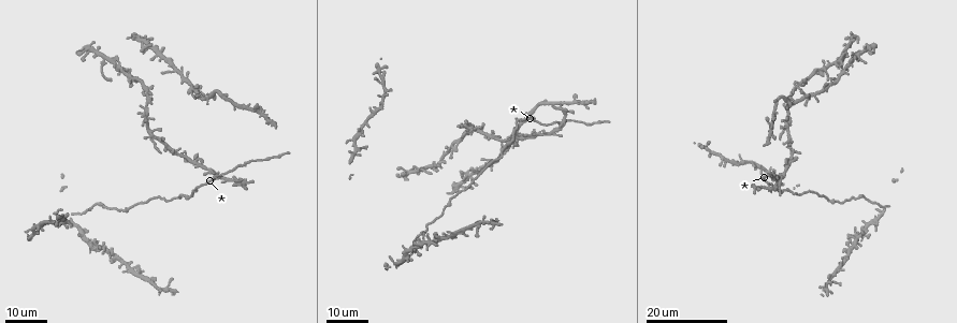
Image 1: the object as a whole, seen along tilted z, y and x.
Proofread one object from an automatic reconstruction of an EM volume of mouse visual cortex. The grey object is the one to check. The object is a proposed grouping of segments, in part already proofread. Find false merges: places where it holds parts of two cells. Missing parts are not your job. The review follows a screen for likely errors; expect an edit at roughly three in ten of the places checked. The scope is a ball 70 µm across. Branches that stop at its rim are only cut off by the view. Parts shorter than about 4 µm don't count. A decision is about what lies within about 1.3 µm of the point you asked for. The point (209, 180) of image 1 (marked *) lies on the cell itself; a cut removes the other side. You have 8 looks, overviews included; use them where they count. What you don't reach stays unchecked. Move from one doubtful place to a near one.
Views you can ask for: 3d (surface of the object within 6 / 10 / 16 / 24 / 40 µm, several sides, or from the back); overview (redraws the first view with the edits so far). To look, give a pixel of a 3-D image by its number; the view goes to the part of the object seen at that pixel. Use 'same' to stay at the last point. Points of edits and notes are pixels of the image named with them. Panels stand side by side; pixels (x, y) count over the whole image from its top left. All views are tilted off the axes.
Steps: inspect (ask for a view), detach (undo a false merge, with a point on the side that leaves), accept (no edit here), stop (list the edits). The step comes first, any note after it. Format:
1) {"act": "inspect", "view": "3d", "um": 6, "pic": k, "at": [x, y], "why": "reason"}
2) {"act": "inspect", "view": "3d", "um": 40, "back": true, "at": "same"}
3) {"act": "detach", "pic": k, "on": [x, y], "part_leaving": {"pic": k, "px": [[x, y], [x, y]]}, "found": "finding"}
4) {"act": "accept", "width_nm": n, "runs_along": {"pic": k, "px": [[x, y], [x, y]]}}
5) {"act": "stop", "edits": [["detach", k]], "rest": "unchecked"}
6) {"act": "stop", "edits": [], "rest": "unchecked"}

{"act": "inspect", "view": "3d", "um": 24, "pic": 1, "at": [510, 140]}

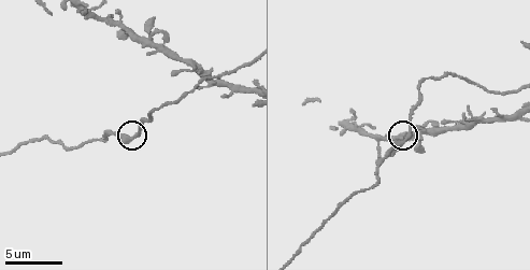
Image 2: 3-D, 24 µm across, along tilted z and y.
{"act": "inspect", "view": "3d", "um": 6, "pic": 2, "at": [409, 136]}

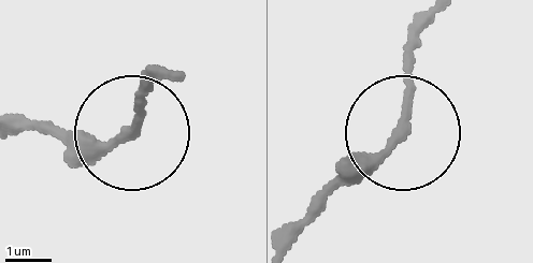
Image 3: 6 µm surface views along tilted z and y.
{"act": "accept", "runs_along": {"pic": 3, "px": [[161, 82], [133, 128], [102, 142], [24, 132]]}, "found": "one cell here"}

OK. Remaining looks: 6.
{"act": "inspect", "view": "3d", "um": 16, "pic": 1, "at": [235, 181], "why": "four-way junction"}

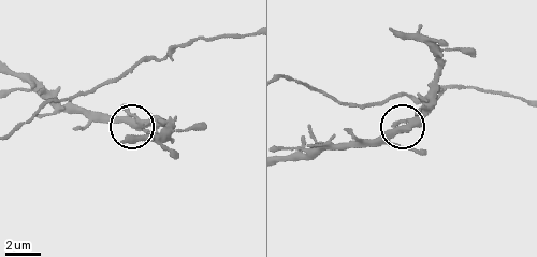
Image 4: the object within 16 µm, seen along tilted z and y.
{"act": "inspect", "view": "3d", "um": 10, "pic": 4, "at": [399, 131]}

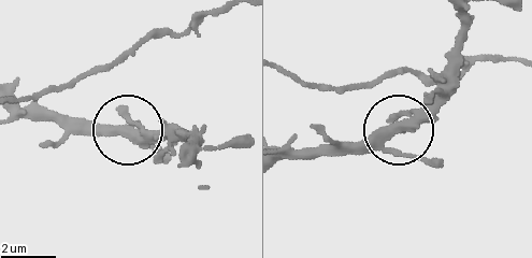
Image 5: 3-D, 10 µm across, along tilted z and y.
{"act": "inspect", "view": "3d", "um": 10, "back": true, "pic": 5, "at": [398, 128]}

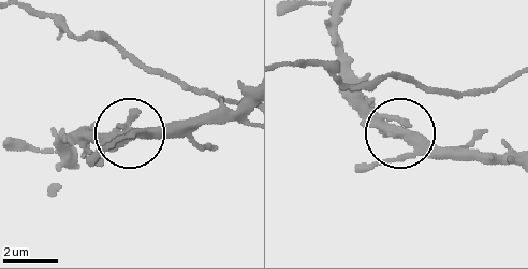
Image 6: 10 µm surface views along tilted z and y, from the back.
{"act": "accept", "side_arm_um": 8, "found": "one cell here"}

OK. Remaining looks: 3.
{"act": "inspect", "view": "3d", "um": 24, "pic": 1, "at": [800, 82]}

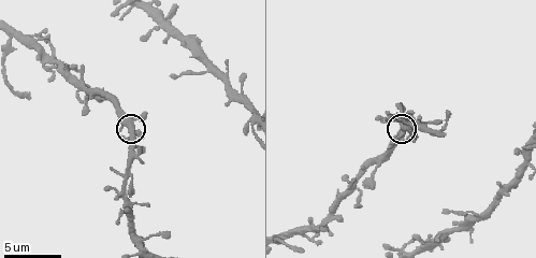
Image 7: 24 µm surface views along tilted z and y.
{"act": "inspect", "view": "3d", "um": 6, "pic": 7, "at": [134, 136], "why": "zoom in"}

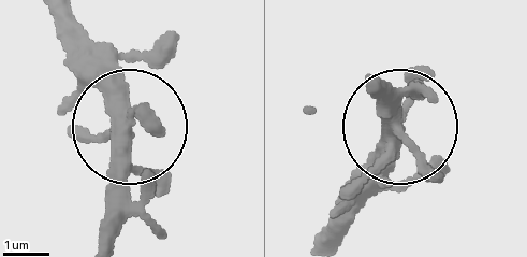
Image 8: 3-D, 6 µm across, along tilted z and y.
{"act": "accept", "width_nm": 340, "found": "one cell here"}

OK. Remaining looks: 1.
{"act": "inspect", "view": "3d", "um": 16, "pic": 7, "at": [13, 33], "why": "two arms in line, one across"}

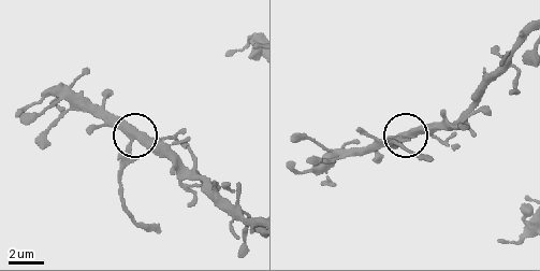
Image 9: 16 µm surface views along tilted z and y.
{"act": "detach", "pic": 9, "on": [122, 172], "width_nm": 380, "part_leaving": {"pic": 9, "px": [[130, 150], [121, 179], [127, 210], [159, 230]]}, "found": "two cells meet here"}

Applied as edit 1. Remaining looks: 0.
{"act": "stop", "edits": [["detach", 9]], "rest": "unchecked"}

